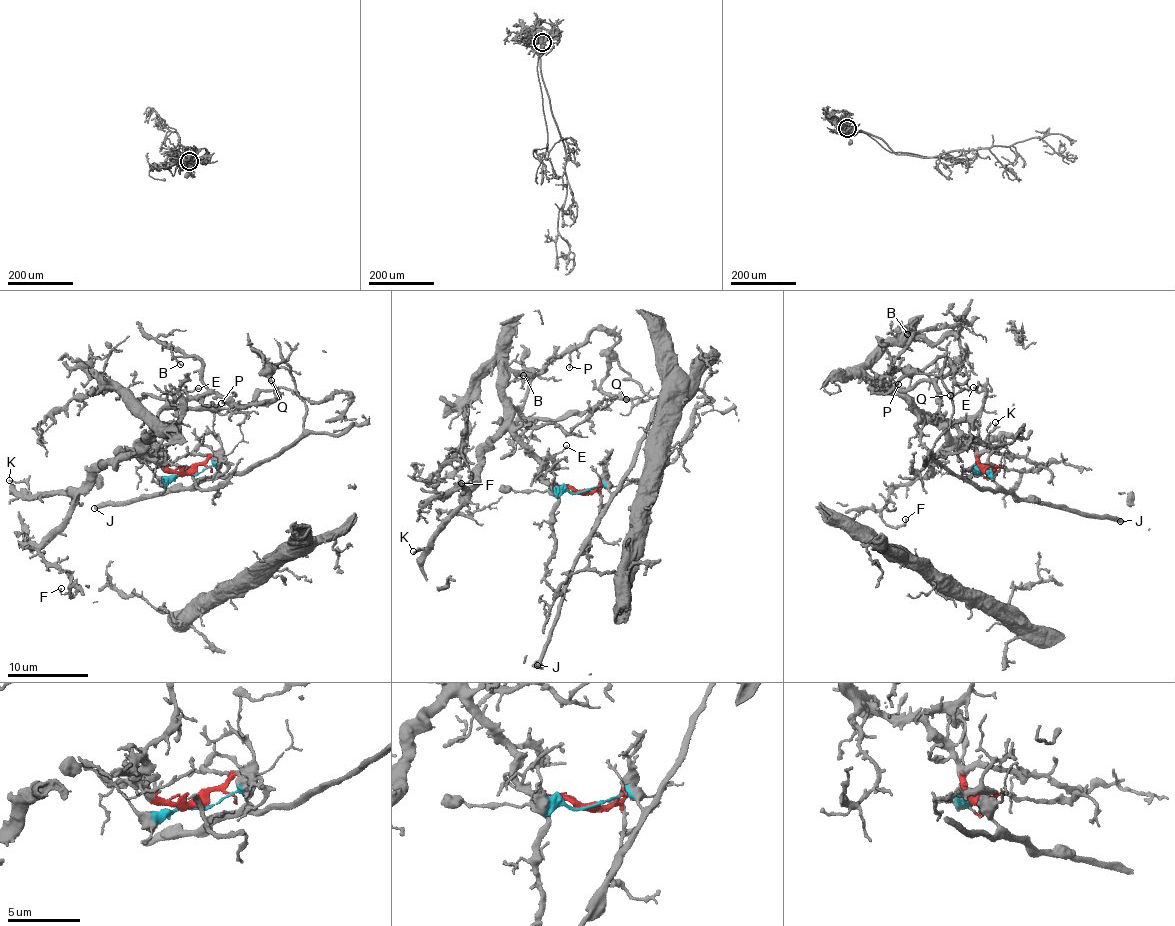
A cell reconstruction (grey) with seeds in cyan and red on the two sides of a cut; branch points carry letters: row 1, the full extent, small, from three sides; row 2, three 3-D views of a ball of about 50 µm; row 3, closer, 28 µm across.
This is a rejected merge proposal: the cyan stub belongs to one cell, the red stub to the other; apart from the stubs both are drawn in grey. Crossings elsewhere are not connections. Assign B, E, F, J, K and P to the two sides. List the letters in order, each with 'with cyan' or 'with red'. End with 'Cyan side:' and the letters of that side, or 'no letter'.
B: with red
E: with red
F: with red
J: with cyan
K: with red
P: with red
Cyan side: J

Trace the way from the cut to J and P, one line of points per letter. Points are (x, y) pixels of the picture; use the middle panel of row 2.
J: (581, 492), (603, 486), (611, 496), (575, 566), (549, 642), (536, 666)
P: (581, 491), (542, 476), (540, 464), (514, 427), (503, 384), (511, 372), (541, 373), (566, 353), (570, 367)

